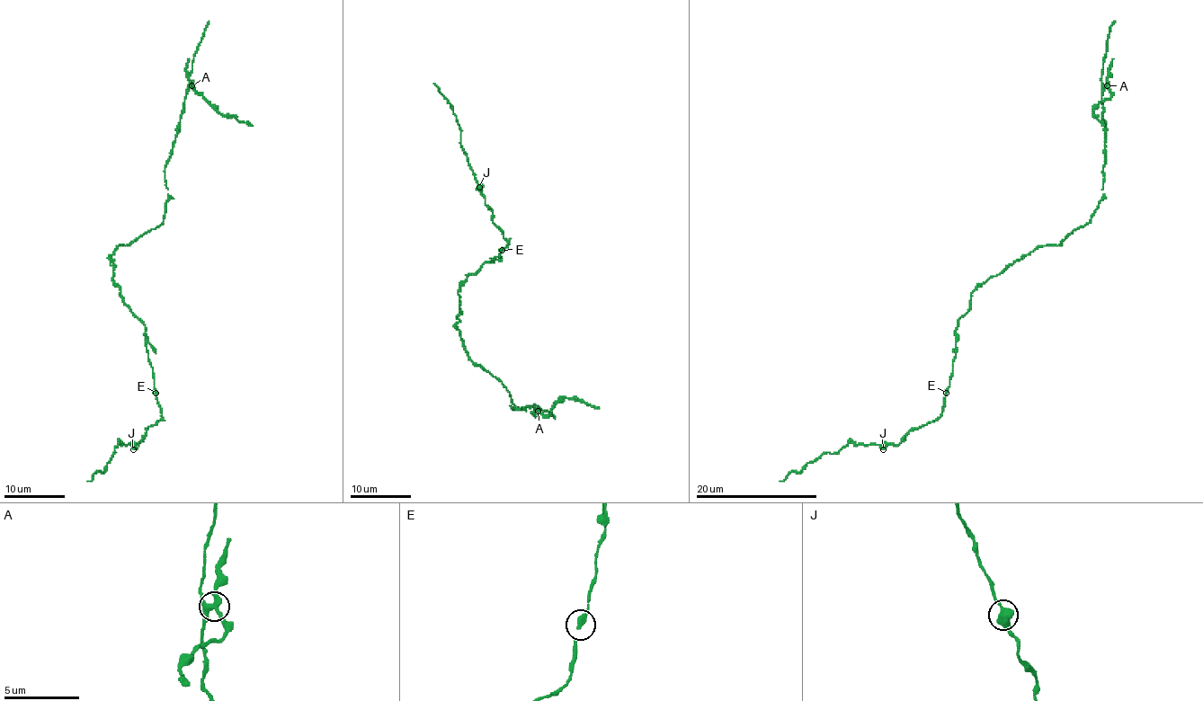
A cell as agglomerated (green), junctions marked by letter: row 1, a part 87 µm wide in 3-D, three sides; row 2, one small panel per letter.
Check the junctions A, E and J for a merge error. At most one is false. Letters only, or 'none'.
A

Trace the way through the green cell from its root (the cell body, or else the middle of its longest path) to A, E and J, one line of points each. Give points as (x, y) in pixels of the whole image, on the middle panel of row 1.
A: (458, 293), (456, 328), (468, 357), (502, 383), (511, 396), (513, 405), (511, 408), (533, 405), (539, 410)
E: (458, 293), (467, 275), (473, 275), (485, 262), (499, 256), (502, 251)
J: (458, 293), (467, 275), (473, 275), (499, 256), (508, 244), (503, 232), (493, 222), (493, 211), (479, 187)

